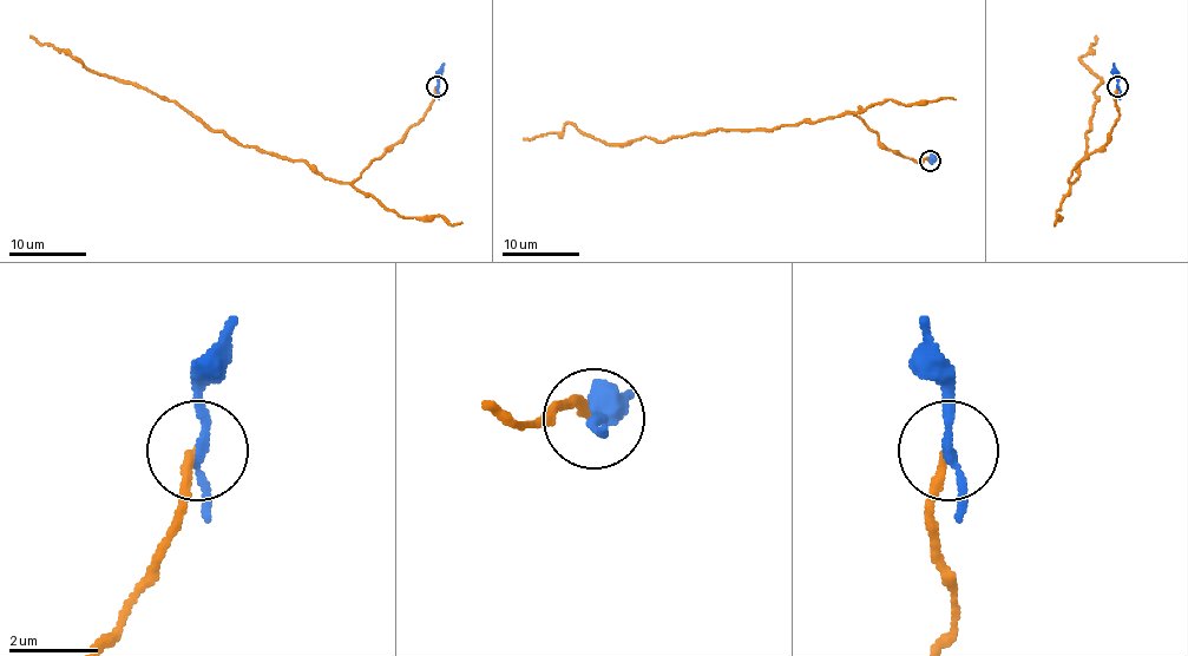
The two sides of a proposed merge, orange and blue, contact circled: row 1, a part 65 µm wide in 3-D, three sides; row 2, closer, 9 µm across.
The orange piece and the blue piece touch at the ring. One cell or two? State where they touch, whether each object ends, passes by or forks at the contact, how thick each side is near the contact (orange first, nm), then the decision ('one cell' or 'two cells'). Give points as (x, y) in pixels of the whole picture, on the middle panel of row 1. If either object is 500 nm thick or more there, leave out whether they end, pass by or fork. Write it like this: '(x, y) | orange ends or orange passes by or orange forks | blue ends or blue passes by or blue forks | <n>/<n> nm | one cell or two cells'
(930, 161) | orange ends | blue passes by | 170/190 nm | two cells

